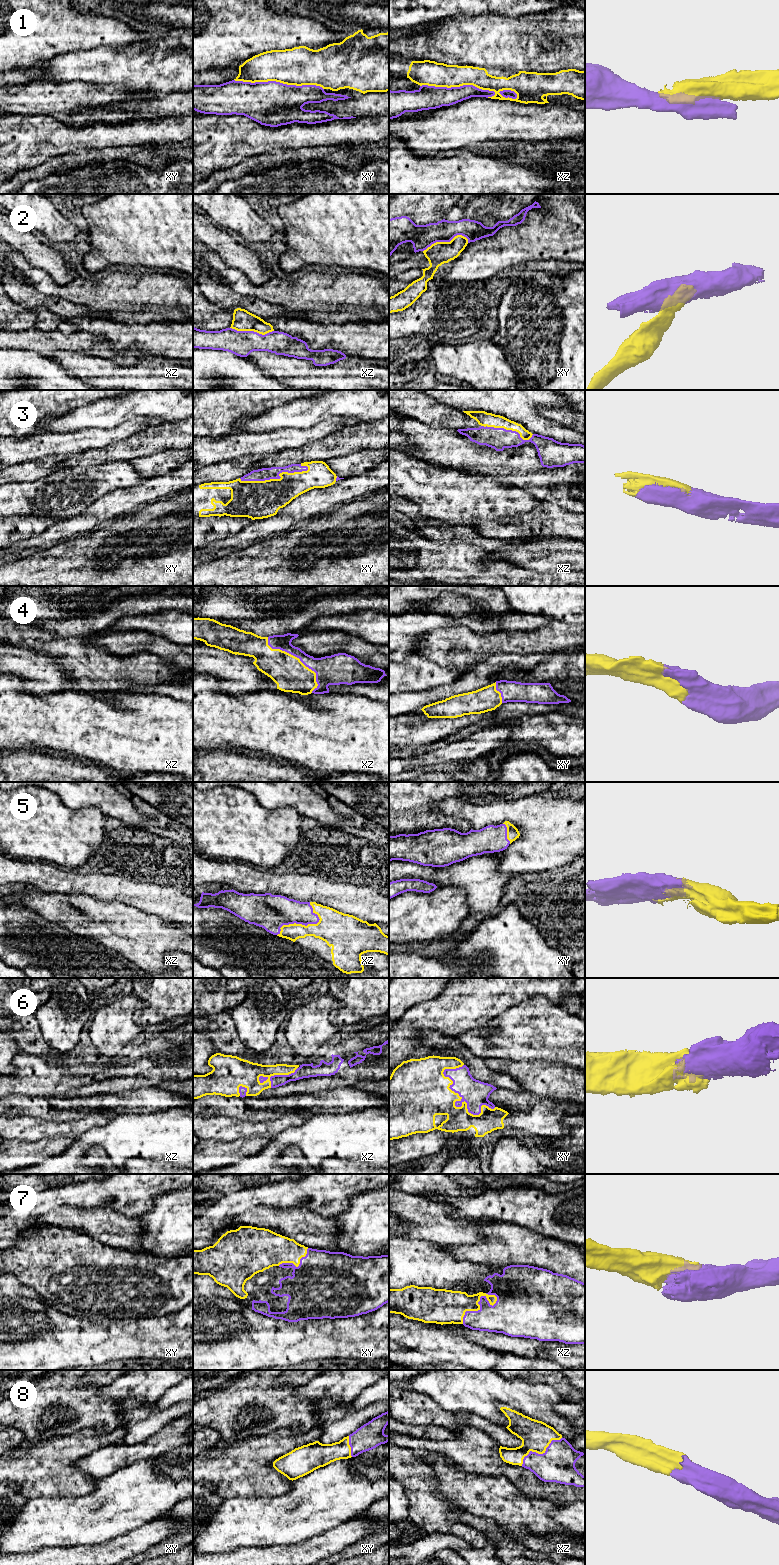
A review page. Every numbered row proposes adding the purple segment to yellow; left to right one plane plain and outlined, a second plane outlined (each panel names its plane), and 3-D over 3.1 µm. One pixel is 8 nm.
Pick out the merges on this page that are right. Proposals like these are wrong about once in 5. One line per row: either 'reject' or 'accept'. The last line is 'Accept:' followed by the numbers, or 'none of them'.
1: reject
2: reject
3: accept
4: accept
5: accept
6: accept
7: accept
8: accept
Accept: 3, 4, 5, 6, 7, 8

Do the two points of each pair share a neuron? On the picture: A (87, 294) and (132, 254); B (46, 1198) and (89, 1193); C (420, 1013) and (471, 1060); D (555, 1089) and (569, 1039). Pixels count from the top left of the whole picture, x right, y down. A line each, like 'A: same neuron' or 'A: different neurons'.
A: different neurons
B: same neuron
C: different neurons
D: different neurons

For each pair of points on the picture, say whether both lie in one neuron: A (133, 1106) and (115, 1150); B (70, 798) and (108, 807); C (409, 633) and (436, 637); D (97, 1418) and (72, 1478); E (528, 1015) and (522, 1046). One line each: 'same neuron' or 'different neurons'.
A: different neurons
B: same neuron
C: different neurons
D: different neurons
E: same neuron

